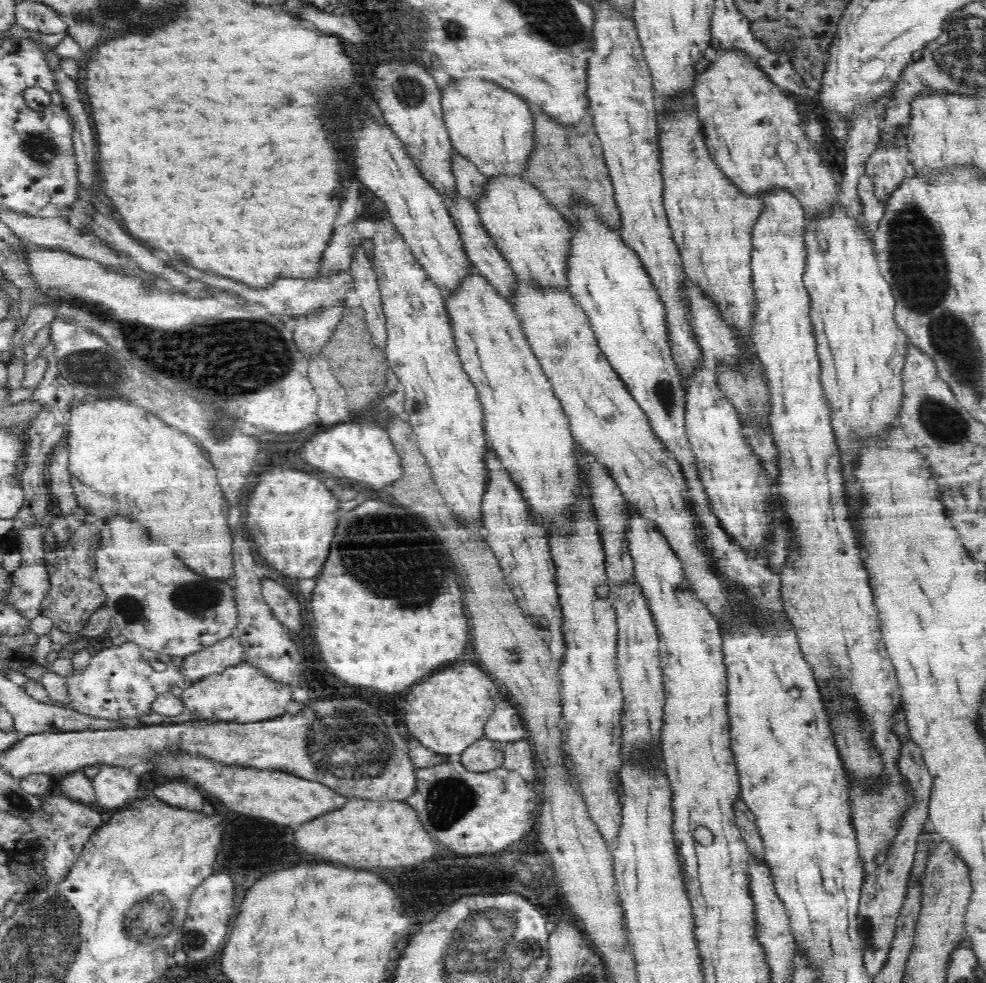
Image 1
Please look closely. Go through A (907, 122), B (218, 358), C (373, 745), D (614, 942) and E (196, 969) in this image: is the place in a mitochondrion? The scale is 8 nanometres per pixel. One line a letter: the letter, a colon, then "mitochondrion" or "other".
A: other
B: mitochondrion
C: mitochondrion
D: other
E: other

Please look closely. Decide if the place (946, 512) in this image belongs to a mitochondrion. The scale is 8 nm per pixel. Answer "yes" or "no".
no

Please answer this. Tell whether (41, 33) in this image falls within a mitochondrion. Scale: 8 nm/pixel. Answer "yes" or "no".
no

